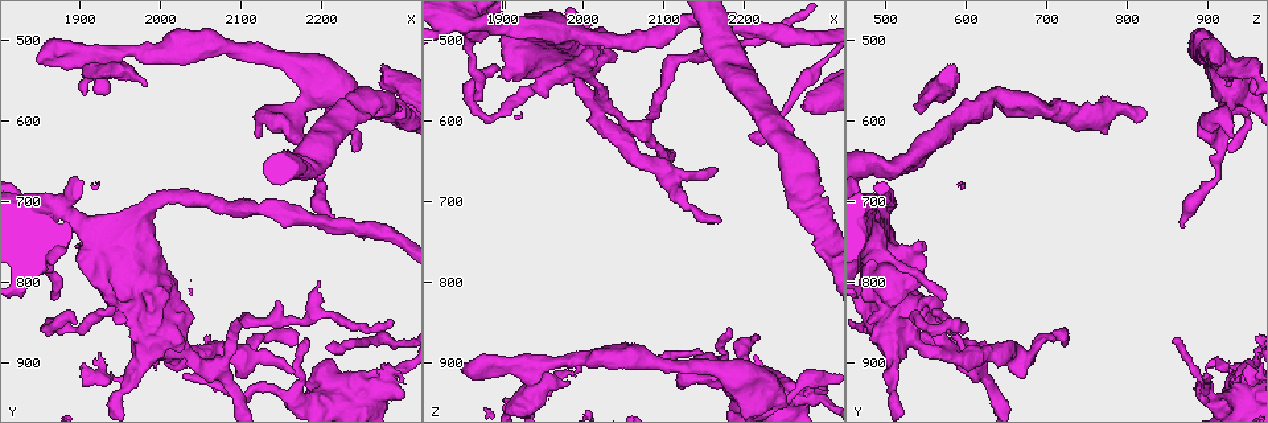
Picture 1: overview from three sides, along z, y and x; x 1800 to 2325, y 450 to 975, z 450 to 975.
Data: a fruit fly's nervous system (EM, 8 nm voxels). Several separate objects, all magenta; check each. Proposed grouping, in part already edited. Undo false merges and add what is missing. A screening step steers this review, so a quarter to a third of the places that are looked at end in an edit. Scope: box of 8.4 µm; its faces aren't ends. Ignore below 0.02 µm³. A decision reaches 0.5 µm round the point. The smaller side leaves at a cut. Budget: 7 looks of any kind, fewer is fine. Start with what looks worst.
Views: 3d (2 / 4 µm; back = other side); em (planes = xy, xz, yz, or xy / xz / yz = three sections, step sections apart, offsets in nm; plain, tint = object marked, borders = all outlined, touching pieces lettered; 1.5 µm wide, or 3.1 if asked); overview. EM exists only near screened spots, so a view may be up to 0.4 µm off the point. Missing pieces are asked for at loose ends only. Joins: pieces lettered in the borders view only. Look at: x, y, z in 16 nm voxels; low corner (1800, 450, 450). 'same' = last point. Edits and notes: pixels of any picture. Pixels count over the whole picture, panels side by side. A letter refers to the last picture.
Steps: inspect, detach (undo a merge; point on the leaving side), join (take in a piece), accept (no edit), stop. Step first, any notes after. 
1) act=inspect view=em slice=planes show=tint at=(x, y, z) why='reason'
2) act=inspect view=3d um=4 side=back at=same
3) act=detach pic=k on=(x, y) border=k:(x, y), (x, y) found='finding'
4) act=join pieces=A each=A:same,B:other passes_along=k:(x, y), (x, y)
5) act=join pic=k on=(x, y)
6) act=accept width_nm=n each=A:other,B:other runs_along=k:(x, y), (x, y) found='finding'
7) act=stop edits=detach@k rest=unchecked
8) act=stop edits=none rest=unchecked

act=inspect view=3d um=2 at=(1845, 520, 900) why='an open end'

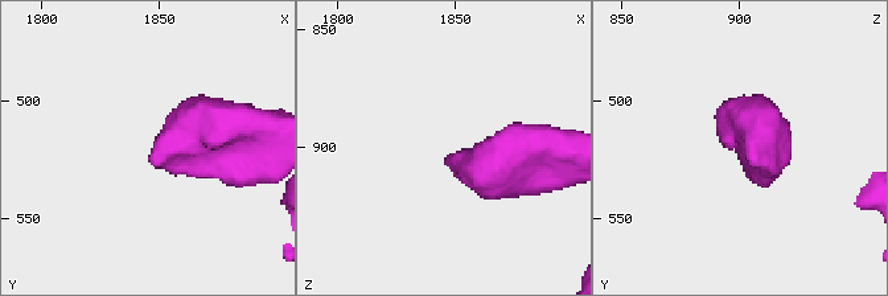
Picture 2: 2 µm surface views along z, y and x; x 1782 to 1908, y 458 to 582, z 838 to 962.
act=inspect view=em slice=planes show=borders at=(1845, 524, 904) why='shape alone is not enough'

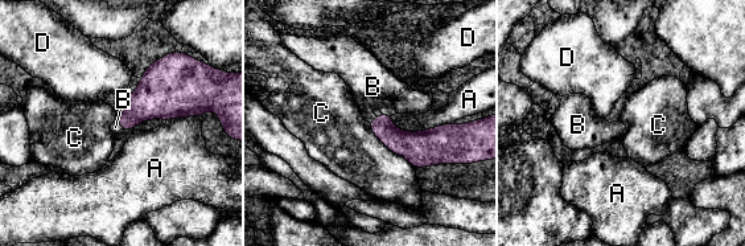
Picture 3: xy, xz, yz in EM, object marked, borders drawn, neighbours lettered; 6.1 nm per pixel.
act=join pieces=B longest_contact=C:400nm each=A:other,B:same,C:other,D:other passes_along=3:(410, 144), (385, 114), (373, 86) found='the neuron continues'

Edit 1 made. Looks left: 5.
act=inspect view=overview why='see it whole again'

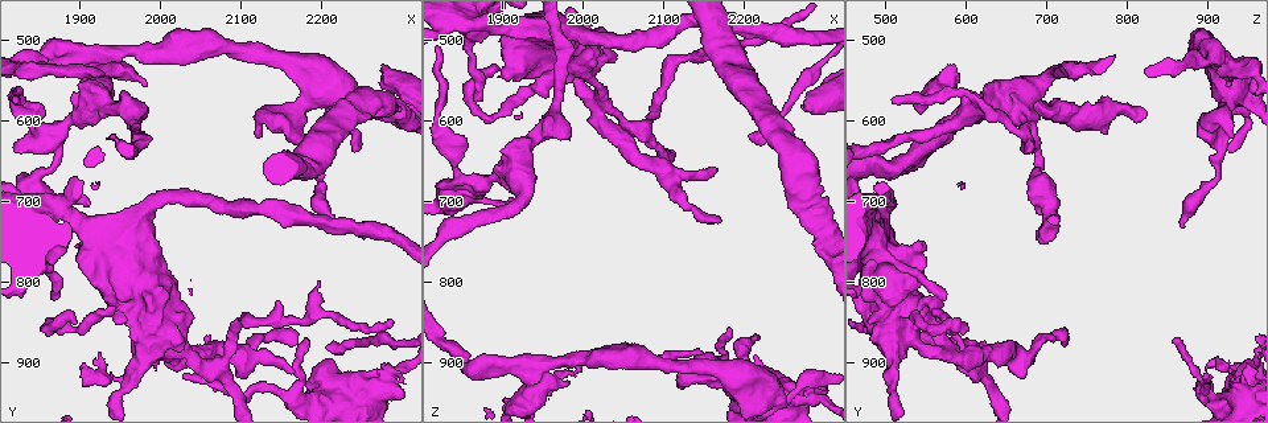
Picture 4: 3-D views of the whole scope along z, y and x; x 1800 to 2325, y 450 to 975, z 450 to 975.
act=inspect view=em slice=yz step=8 show=tint at=(1875, 855, 595) why='sharp bend'

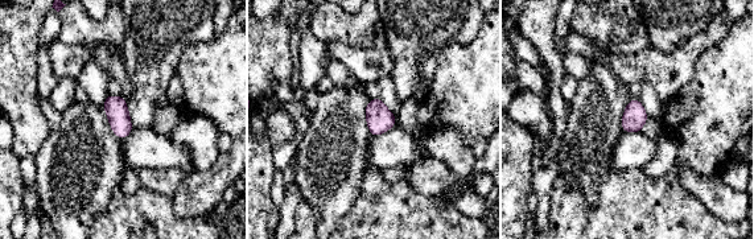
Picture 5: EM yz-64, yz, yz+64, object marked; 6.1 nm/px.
act=inspect view=em slice=planes show=tint at=same why='another direction'

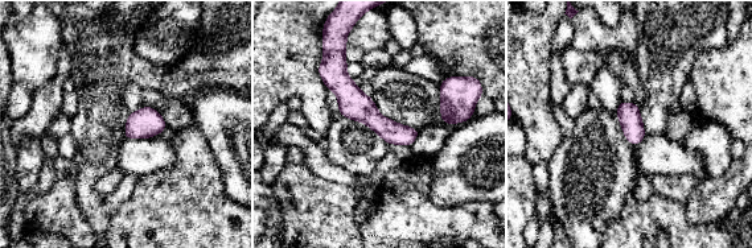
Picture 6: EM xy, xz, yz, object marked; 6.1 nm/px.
act=inspect view=em slice=planes show=borders at=same why='what lies round it'

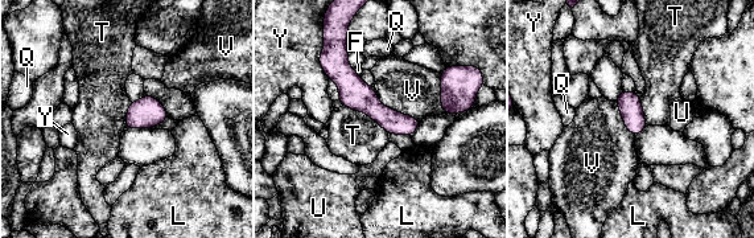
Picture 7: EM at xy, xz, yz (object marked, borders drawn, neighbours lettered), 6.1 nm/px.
act=accept width_nm=140 each=F:other,L:other,Q:other,T:other,U:other,V:other,Y:other runs_along=7:(340, 49), (340, 72), (408, 131) found='one neuron here'

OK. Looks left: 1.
act=inspect view=em slice=planes show=borders at=(2180, 875, 860) why='branch stops here'

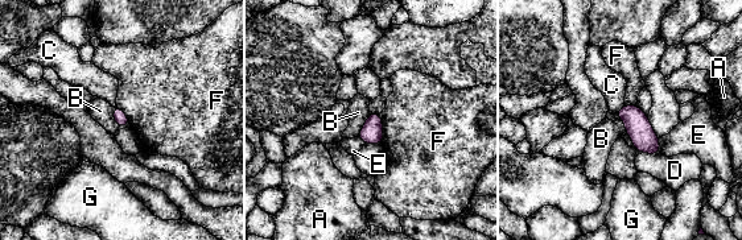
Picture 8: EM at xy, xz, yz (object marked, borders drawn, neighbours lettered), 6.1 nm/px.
act=accept each=A:other,B:other,C:other,D:other,E:other,F:other,G:other border=8:(371, 112), (357, 136) found='no lettered piece goes on from it'

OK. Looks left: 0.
act=stop edits=join@3 rest=unchecked

